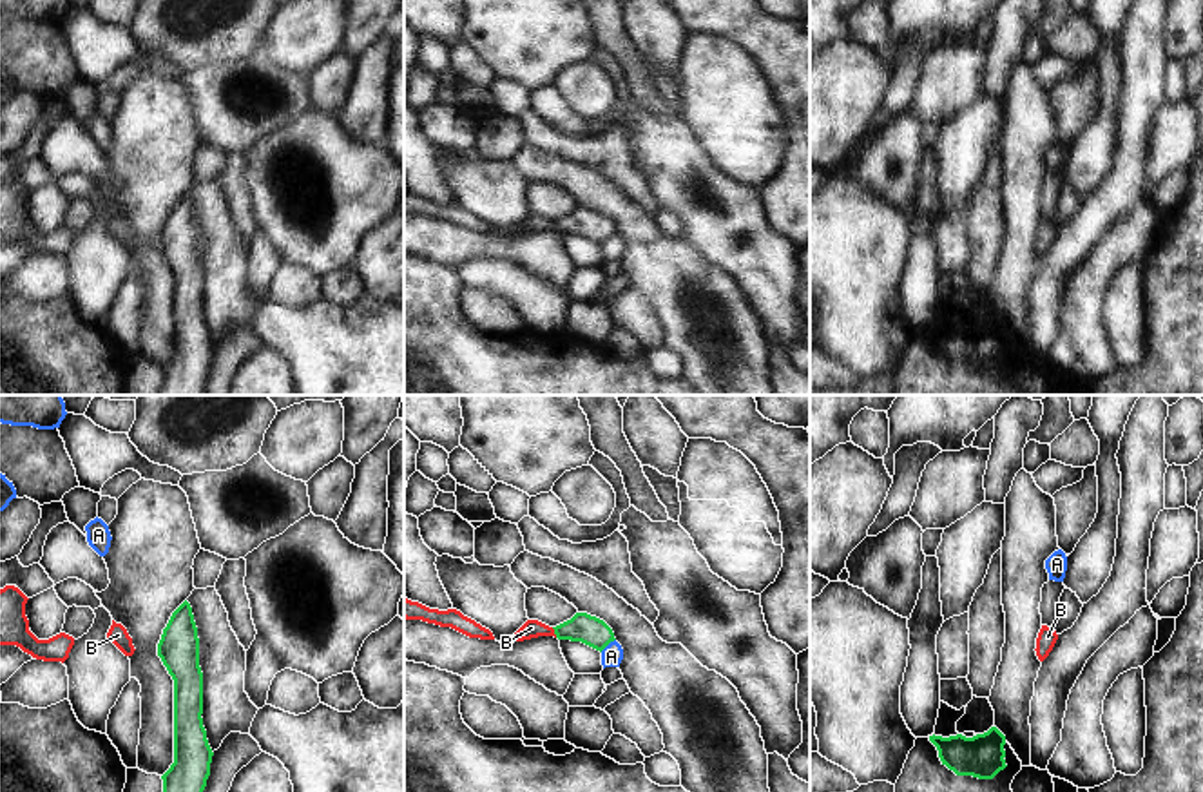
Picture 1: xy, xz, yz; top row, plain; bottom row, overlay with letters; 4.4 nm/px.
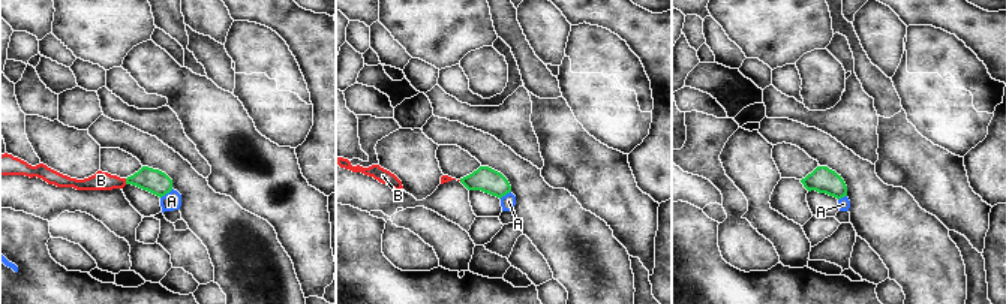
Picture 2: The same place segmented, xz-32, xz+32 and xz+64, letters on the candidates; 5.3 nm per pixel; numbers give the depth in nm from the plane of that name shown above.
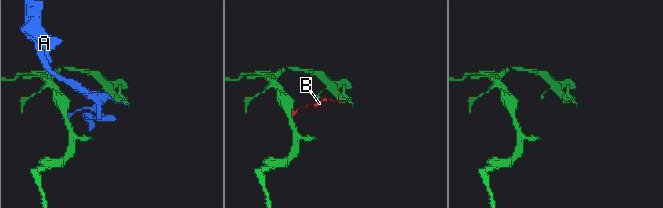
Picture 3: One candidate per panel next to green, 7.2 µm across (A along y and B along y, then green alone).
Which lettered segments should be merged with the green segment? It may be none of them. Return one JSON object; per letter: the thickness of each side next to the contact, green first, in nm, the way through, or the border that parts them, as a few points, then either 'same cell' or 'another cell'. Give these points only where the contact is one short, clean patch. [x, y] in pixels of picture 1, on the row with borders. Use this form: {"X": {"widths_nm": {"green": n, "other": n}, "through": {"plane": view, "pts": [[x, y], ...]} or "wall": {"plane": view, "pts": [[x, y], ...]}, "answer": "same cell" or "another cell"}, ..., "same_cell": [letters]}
{"A": {"widths_nm": {"green": 130, "other": 100}, "wall": {"plane": "xz", "pts": [[615, 638], [600, 651]]}, "answer": "another cell"}, "B": {"widths_nm": {"green": 130, "other": 80}, "through": {"plane": "xz", "pts": [[582, 627], [555, 633], [531, 627]]}, "answer": "same cell"}, "same_cell": ["B"]}

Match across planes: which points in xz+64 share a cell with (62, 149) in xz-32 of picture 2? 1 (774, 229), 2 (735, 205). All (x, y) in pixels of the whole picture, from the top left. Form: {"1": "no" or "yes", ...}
{"1": "yes", "2": "no"}

